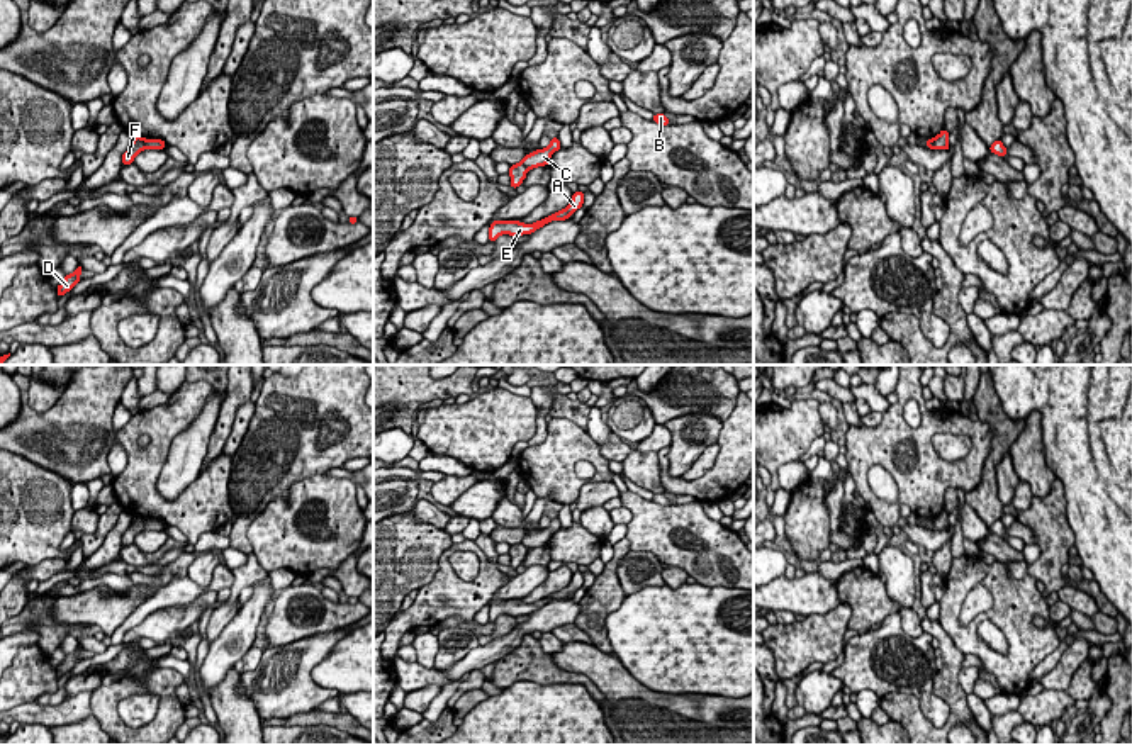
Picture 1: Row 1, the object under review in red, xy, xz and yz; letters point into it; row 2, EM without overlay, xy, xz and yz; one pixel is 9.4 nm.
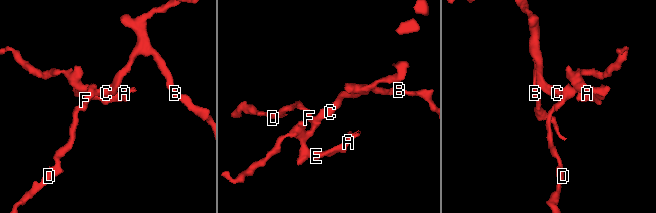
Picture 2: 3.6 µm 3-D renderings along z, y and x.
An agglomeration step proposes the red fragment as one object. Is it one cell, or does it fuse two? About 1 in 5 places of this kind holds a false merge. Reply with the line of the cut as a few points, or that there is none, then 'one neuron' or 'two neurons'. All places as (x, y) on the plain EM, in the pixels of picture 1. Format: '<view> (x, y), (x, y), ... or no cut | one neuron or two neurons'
xy (146, 520), (143, 528) | two neurons

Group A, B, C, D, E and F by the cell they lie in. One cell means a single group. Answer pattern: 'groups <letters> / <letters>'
groups A D E F / B C

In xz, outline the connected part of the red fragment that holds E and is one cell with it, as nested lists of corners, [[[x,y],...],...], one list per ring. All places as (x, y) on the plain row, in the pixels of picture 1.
[[[574,572],[572,575],[572,580],[570,584],[541,599],[541,601],[536,601],[533,604],[524,604],[524,602],[519,602],[519,601],[492,601],[490,608],[489,608],[489,621],[496,621],[501,614],[509,614],[509,616],[523,616],[523,614],[531,614],[535,613],[536,609],[543,608],[545,604],[548,604],[550,601],[565,601],[565,599],[572,599],[570,596],[580,589],[584,584],[584,572]]]

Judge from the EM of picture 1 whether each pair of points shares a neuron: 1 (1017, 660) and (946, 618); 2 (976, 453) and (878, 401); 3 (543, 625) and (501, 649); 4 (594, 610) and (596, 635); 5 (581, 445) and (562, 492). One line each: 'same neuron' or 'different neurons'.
1: same neuron
2: different neurons
3: same neuron
4: same neuron
5: same neuron

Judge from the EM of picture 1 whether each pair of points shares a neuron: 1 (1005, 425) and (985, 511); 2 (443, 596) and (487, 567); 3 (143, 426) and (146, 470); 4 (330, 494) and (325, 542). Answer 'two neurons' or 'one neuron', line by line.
1: one neuron
2: one neuron
3: one neuron
4: one neuron

